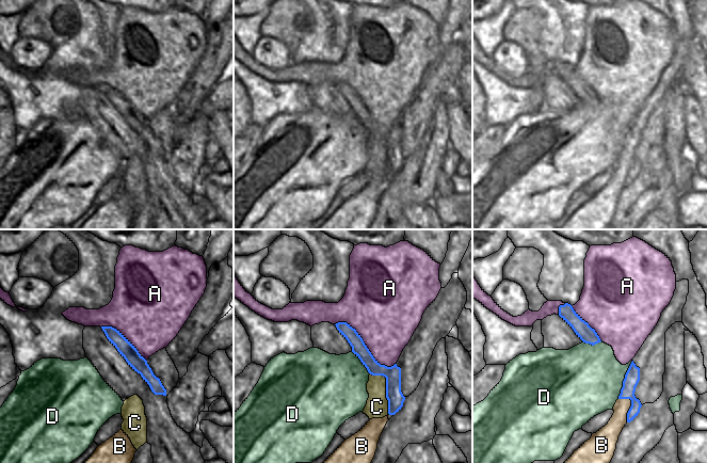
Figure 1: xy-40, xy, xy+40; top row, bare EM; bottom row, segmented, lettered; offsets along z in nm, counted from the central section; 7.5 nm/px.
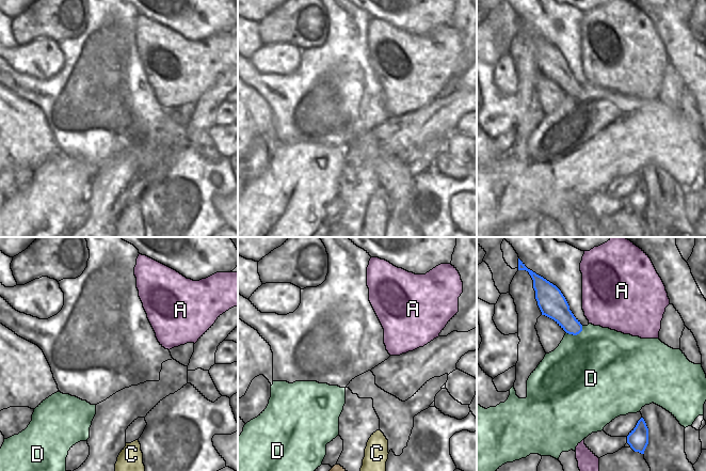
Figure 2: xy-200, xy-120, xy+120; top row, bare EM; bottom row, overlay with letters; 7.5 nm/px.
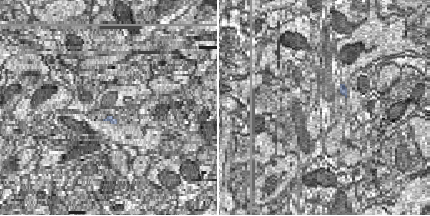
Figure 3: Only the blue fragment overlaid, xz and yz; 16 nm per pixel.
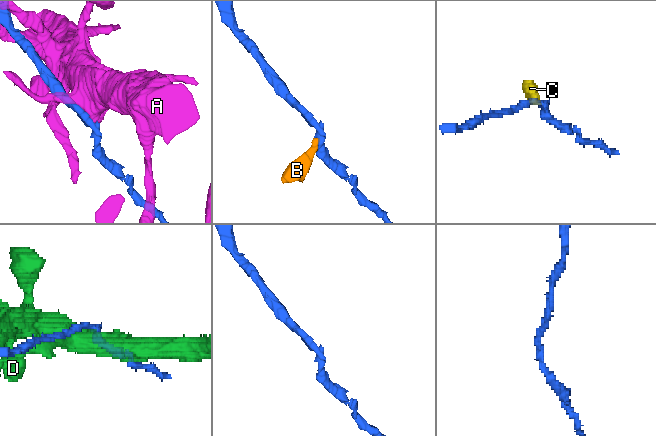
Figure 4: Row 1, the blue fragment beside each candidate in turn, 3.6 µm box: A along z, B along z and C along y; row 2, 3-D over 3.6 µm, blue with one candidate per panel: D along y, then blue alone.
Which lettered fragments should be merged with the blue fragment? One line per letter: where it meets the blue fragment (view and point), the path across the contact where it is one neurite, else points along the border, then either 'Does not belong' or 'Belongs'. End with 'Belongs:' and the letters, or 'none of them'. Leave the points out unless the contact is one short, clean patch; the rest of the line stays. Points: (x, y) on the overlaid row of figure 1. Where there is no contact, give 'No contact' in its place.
A: Touches blue at xy (364, 344). Does not belong
B: Touches blue at xy+40 (631, 405). Boundary: xy+40 (619, 398), (628, 398), (630, 400), (626, 421). Does not belong
C: Touches blue at xy (386, 388). Does not belong
D: Touches blue at xy+40 (624, 380). Does not belong
Belongs: none of them

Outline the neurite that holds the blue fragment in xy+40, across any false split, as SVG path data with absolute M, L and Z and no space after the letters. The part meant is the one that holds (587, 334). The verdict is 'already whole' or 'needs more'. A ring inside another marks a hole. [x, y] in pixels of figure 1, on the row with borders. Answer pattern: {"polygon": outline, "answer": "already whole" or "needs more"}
{"polygon": "M571 304L560 305L559 316L574 330L583 342L594 346L601 341L595 330L574 310Z", "answer": "already whole"}

